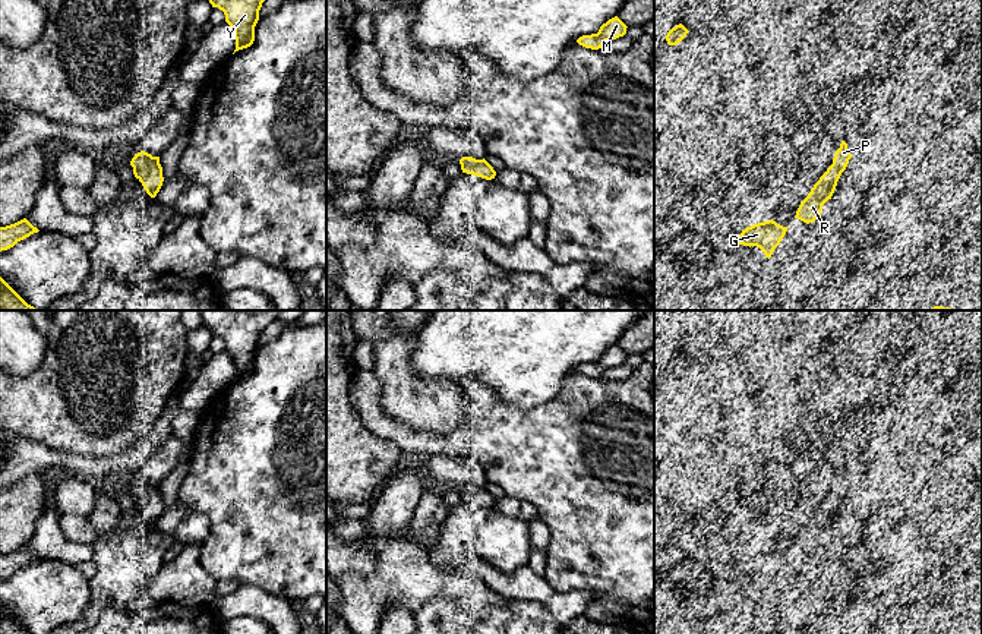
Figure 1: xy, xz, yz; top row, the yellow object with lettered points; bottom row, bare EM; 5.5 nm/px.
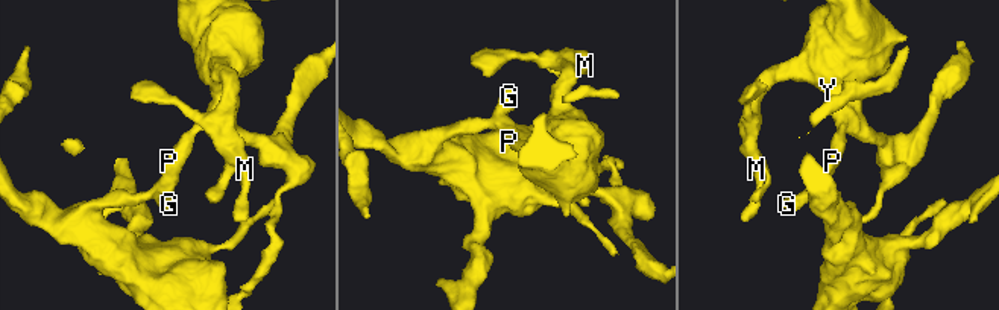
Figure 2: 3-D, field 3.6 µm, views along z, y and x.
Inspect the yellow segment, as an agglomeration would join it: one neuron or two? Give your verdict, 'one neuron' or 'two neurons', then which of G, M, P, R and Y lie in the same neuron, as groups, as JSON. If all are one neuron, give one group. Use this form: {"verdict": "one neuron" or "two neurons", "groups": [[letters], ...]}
{"verdict": "one neuron", "groups": [["G", "M", "P", "R", "Y"]]}

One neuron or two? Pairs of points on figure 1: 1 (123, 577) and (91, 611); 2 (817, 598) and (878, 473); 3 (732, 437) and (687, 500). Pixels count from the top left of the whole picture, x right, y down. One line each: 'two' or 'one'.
1: one
2: one
3: one

